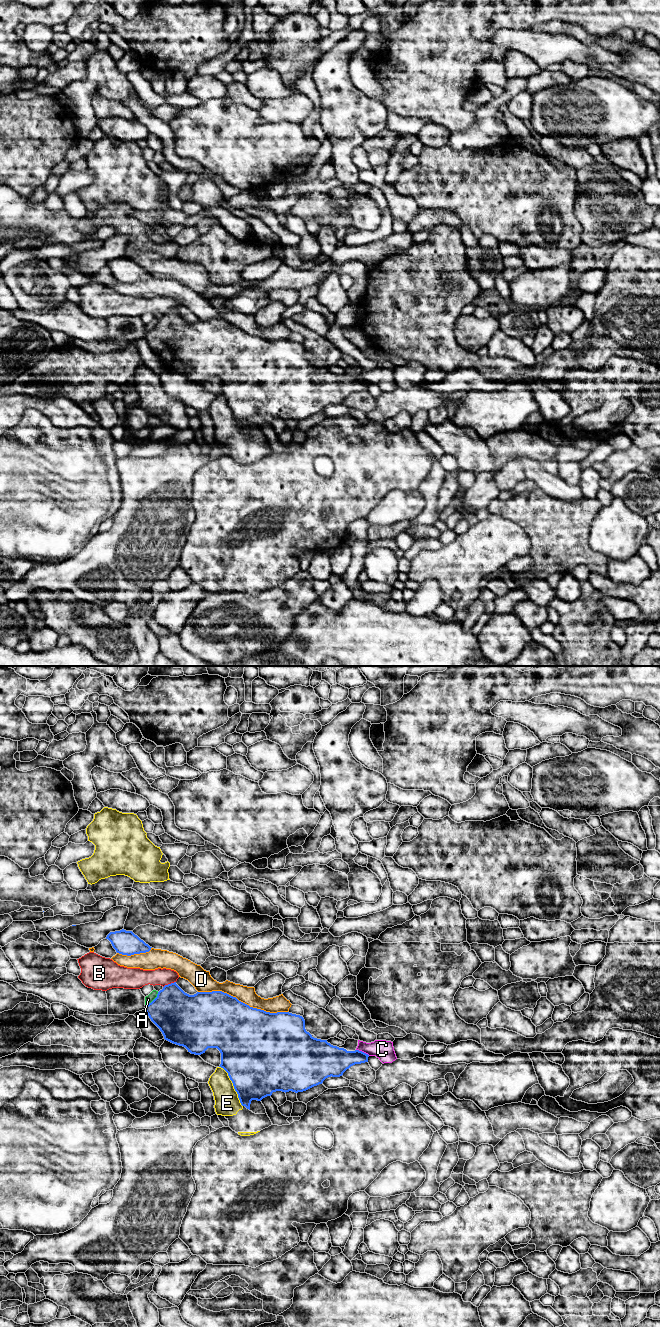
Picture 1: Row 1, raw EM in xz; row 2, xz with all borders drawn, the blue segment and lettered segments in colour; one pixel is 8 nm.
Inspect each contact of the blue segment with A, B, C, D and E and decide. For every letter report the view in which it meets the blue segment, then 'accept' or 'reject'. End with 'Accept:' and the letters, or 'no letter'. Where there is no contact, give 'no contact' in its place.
A: meets blue in xz; reject
B: meets blue in xz; reject
C: meets blue in xz; reject
D: meets blue in xz; reject
E: meets blue in xz; reject
Accept: no letter

